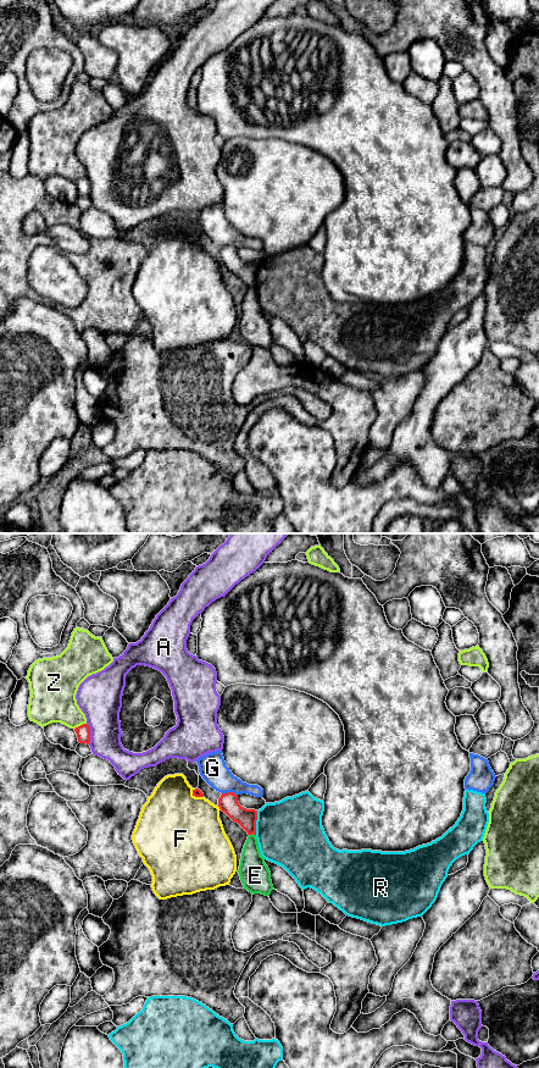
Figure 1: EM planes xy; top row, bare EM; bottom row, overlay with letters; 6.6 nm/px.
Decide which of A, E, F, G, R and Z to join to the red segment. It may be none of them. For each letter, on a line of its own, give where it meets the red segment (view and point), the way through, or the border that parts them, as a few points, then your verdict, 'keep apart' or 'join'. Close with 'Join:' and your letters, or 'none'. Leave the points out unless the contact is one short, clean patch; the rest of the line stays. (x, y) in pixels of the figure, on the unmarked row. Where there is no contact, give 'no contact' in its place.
A: meets red in xy at (89, 187); keep apart
E: meets red in xy at (251, 287); border along xy (255, 287), (249, 288); keep apart
F: meets red in xy at (196, 249); keep apart
G: meets red in xy at (229, 245); keep apart
R: meets red in xy at (255, 276); keep apart
Z: meets red in xy at (81, 178); keep apart
Join: none

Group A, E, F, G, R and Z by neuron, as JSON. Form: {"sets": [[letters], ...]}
{"sets": [["A"], ["E"], ["F"], ["G"], ["R", "Z"]]}

